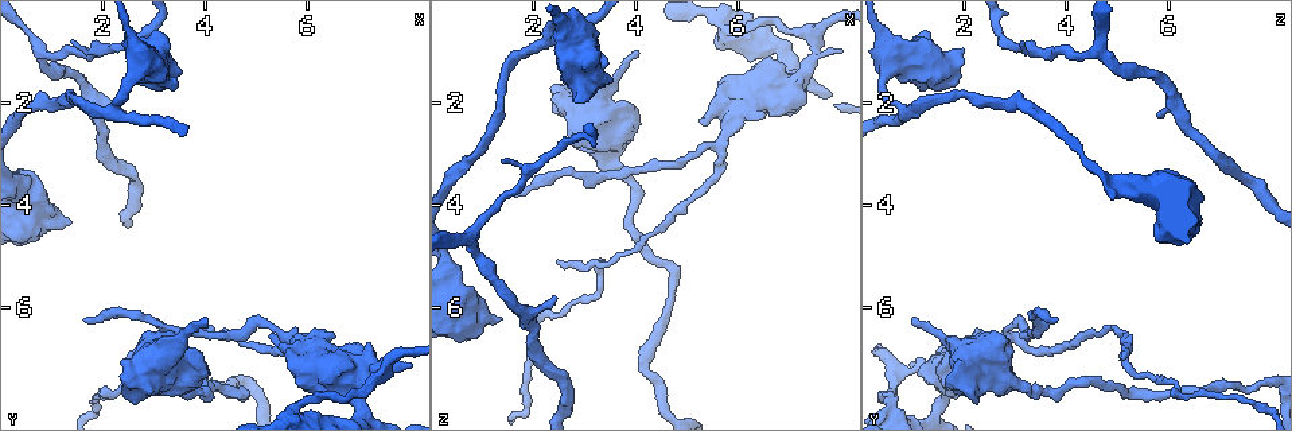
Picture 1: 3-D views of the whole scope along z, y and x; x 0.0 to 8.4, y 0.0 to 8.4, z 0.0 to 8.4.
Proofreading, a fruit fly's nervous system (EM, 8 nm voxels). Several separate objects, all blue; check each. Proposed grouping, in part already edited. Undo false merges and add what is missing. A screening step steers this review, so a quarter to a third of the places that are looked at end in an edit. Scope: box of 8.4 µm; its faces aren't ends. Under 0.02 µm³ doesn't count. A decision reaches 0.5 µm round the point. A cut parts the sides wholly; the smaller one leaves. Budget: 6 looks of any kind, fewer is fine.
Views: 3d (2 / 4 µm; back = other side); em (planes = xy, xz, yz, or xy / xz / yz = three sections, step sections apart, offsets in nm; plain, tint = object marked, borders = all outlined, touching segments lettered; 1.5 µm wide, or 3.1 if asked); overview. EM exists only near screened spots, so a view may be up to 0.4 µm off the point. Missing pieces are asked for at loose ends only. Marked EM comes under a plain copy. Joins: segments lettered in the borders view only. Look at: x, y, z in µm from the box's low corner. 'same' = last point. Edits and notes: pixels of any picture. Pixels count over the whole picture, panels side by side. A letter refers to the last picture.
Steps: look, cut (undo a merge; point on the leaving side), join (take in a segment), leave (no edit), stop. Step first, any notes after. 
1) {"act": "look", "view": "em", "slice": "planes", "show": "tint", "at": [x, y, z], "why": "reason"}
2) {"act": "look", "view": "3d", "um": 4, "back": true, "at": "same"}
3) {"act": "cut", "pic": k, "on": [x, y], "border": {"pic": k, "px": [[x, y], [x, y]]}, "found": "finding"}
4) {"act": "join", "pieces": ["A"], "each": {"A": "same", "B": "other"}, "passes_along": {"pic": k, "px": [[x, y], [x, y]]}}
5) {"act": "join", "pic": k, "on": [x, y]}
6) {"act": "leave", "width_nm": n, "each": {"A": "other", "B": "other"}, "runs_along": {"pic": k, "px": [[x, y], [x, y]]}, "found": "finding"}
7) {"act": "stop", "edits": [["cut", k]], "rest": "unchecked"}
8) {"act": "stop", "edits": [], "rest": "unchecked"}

{"act": "look", "view": "3d", "um": 2, "at": [3.25, 7.35, 5.70]}

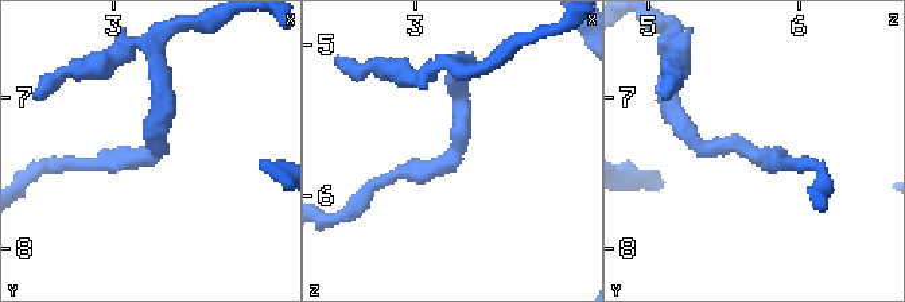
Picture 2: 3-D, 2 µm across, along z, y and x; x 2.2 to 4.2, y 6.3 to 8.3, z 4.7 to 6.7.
{"act": "look", "view": "em", "slice": "planes", "show": "borders", "at": [3.24, 7.36, 5.76]}

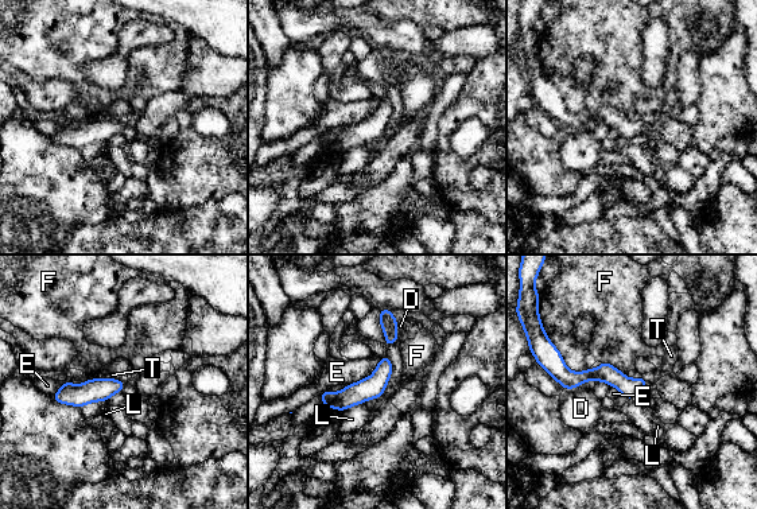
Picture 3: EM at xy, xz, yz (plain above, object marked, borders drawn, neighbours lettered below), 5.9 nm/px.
{"act": "leave", "longest_contact_nm": ["F", 280], "each": {"D": "other", "E": "other", "F": "other", "L": "other", "T": "other"}, "border": {"pic": 3, "px": [[103, 377], [115, 377], [125, 383]]}, "found": "all the same neuron"}

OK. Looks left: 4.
{"act": "look", "view": "3d", "um": 4, "back": true, "at": [3.50, 7.50, 2.90], "why": "thin arm on a thick one"}

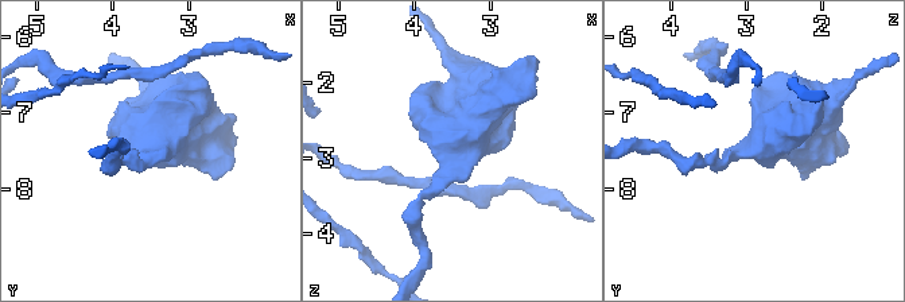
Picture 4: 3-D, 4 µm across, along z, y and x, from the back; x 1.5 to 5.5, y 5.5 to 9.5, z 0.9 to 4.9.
{"act": "look", "view": "em", "slice": "planes", "show": "borders", "at": [3.50, 7.55, 2.95]}

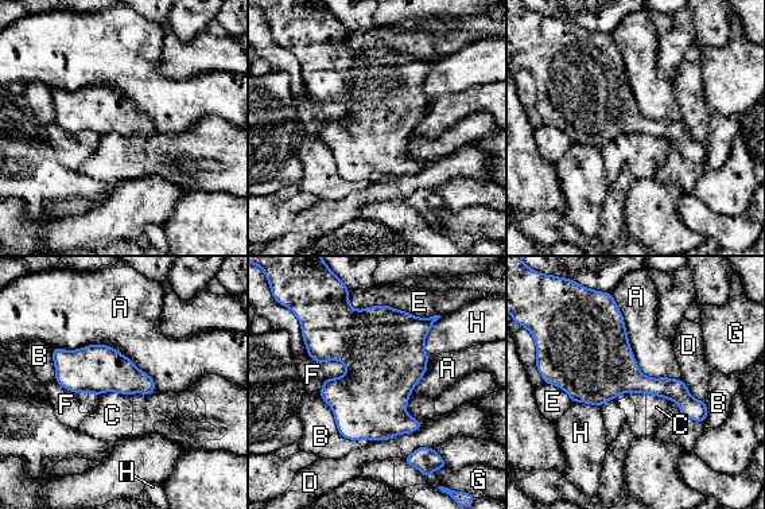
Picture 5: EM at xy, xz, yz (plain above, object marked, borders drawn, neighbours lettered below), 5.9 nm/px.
{"act": "leave", "each": {"A": "other", "B": "other", "C": "other", "D": "other", "E": "other", "F": "other", "G": "other", "H": "other"}, "border": {"pic": 5, "px": [[132, 393], [101, 392], [96, 396]]}, "found": "one neuron here"}

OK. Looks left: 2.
{"act": "look", "view": "3d", "um": 4, "at": [2.20, 2.15, 0.85], "why": "two arms in line, one across"}

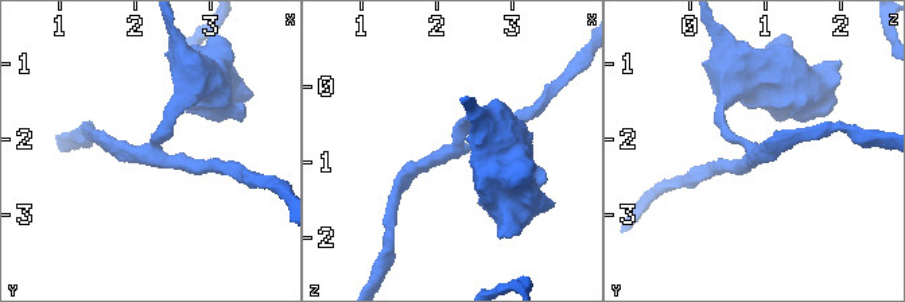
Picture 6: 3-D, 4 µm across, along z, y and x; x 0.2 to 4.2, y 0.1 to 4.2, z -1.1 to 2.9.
{"act": "look", "view": "em", "slice": "planes", "show": "borders", "at": [2.25, 2.10, 0.80], "arms": 3, "why": "need the tissue"}

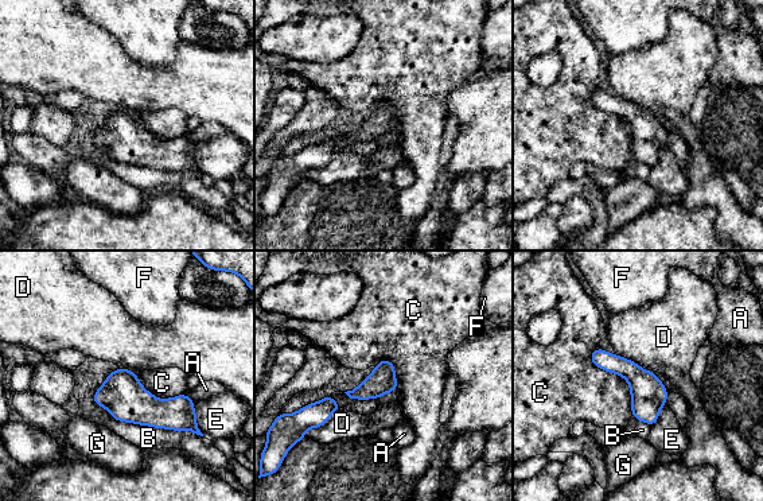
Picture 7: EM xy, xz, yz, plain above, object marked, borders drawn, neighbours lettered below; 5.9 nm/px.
{"act": "leave", "each": {"A": "other", "B": "other", "C": "other", "D": "other", "E": "other", "F": "other", "G": "other"}, "found": "continuous, no second neuron"}

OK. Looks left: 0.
{"act": "stop", "edits": [], "rest": "unchecked"}

